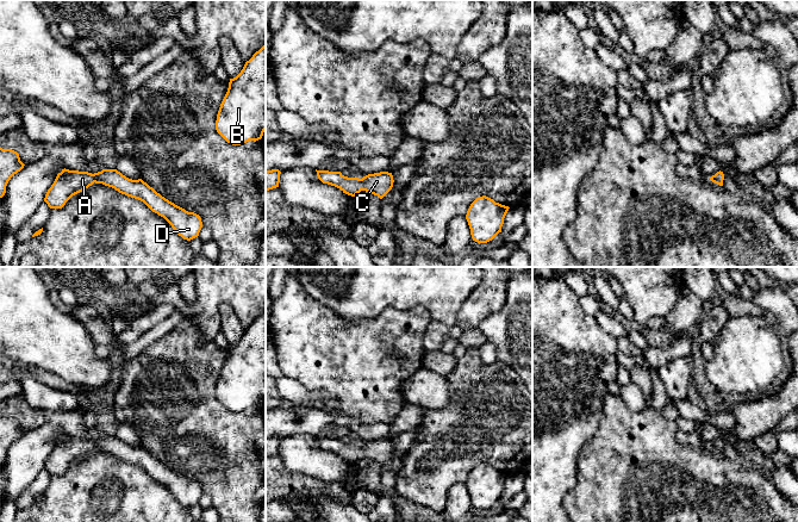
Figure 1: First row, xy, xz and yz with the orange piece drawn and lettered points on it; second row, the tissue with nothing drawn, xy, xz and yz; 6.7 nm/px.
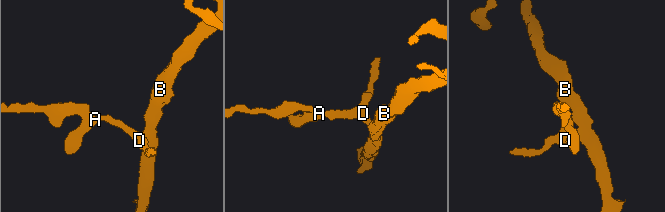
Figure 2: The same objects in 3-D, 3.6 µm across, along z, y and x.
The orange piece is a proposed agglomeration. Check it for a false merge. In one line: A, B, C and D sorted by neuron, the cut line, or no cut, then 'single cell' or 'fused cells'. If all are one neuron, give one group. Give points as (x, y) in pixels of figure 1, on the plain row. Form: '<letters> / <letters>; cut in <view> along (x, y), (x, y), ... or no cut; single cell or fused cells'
A B C D; no cut; single cell

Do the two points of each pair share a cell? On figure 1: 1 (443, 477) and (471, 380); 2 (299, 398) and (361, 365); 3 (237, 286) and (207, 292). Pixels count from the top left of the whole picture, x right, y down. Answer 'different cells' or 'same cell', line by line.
1: same cell
2: different cells
3: same cell

